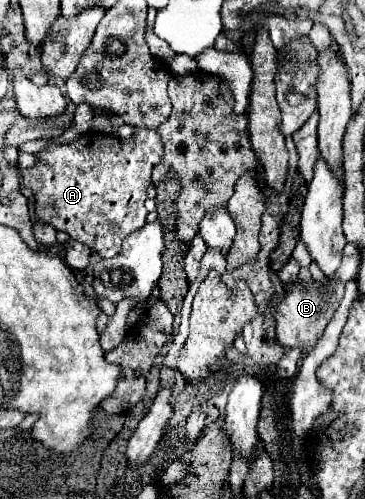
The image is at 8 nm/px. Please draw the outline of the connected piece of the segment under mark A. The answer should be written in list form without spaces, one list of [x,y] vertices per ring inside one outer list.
[[[135,126],[129,138],[113,138],[107,134],[85,132],[69,144],[51,142],[35,156],[37,156],[37,164],[21,170],[21,178],[23,178],[21,184],[31,188],[35,196],[35,214],[43,222],[51,224],[57,232],[65,232],[73,240],[87,244],[101,258],[113,258],[121,250],[123,238],[145,224],[147,188],[153,186],[151,172],[161,162],[163,156],[163,140],[157,130]]]

